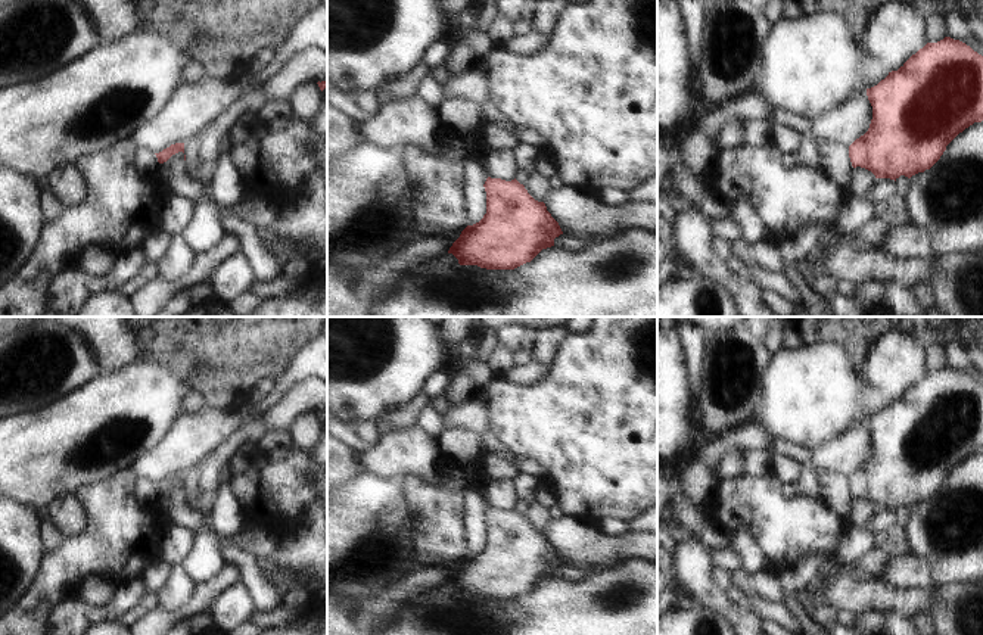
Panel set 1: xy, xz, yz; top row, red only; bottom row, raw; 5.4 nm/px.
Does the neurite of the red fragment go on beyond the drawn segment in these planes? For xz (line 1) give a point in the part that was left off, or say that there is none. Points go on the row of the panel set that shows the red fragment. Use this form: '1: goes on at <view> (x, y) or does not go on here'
1: does not go on here

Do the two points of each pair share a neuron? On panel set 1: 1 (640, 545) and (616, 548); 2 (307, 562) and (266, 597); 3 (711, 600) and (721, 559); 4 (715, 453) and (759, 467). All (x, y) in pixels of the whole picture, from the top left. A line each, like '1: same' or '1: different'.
1: same
2: different
3: different
4: different

